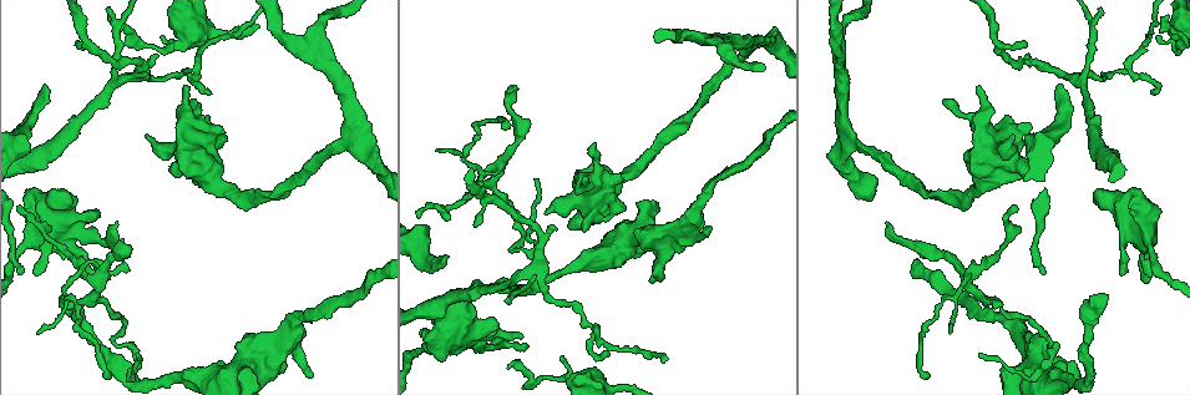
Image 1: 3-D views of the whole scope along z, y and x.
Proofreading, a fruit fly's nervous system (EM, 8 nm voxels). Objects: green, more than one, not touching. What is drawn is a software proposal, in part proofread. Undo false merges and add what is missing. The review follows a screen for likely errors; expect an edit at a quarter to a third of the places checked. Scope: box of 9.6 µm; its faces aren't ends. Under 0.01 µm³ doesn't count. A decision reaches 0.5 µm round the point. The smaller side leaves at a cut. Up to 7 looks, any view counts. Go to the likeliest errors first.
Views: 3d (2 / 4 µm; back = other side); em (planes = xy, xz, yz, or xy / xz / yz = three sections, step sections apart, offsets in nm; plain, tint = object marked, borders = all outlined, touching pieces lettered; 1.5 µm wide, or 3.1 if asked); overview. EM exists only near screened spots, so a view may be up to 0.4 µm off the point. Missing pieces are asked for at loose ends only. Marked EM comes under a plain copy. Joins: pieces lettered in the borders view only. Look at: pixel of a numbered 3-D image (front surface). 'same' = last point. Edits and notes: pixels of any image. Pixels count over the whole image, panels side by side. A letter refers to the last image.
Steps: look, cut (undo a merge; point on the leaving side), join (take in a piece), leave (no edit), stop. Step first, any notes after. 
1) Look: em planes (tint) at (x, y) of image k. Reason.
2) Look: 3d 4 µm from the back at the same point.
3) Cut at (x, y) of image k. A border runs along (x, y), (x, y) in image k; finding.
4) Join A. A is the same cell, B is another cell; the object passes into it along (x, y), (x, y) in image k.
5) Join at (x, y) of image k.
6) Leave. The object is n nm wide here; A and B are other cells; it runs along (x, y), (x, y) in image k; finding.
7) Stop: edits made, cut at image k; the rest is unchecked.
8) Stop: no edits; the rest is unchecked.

Look: 3d 4 µm at (1007, 117) of image 1. Stops while still wide.

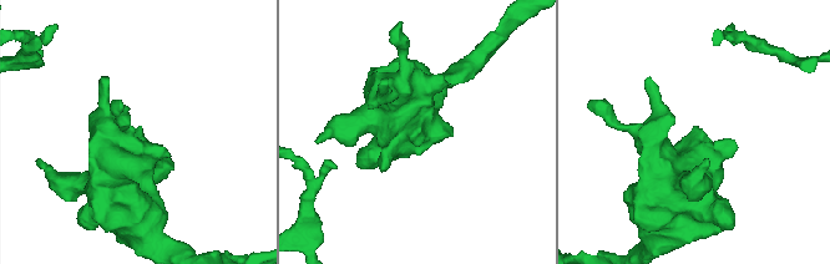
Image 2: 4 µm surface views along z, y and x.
Look: em xz step 8 (borders) at (139, 126) of image 2. Shape alone is not enough.

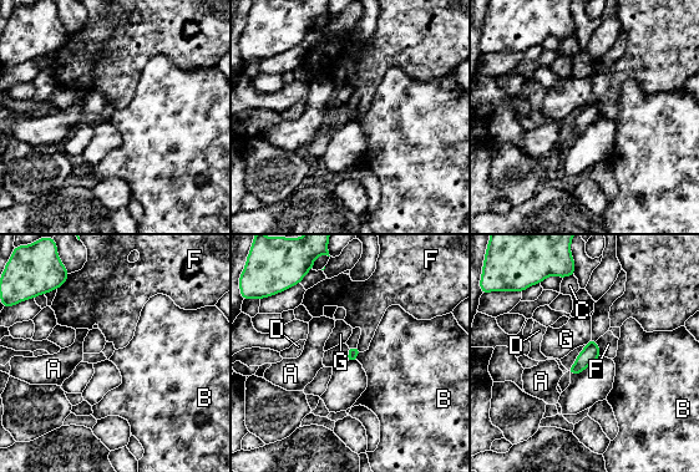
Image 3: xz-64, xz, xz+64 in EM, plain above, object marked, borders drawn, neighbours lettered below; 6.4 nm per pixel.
Leave. The longest contact is with F, 110 nm; A, B, C, D, F and G are other cells; a border runs along (359, 353), (354, 359) in image 3; none of them fits.

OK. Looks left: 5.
Look: 3d 4 µm at (110, 18) of image 1. Thin end.

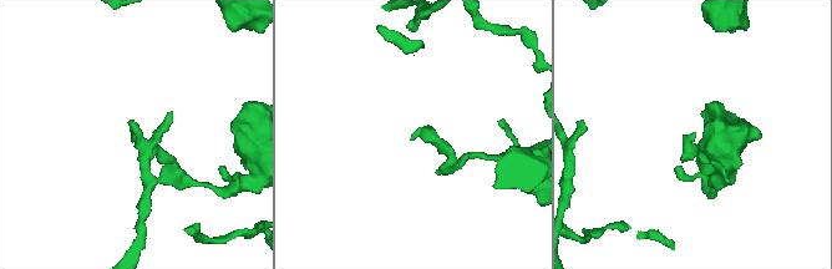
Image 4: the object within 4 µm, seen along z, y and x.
Look: em xz step 4 (tint) at (132, 136) of image 4. Shape alone is not enough.

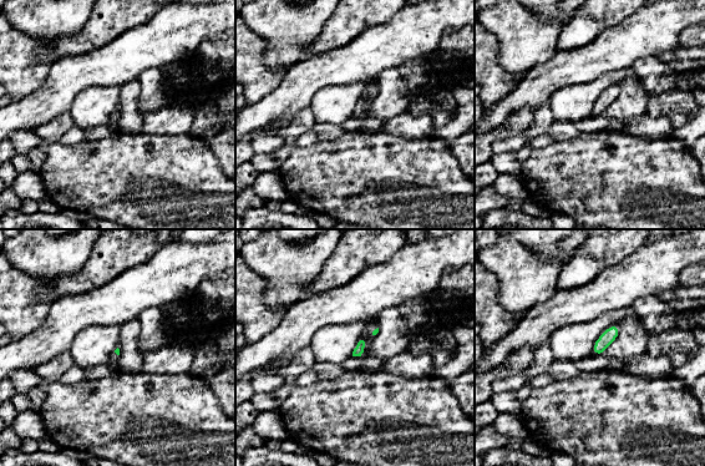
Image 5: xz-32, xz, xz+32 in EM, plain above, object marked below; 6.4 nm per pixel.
Look: em planes (borders) at the same point.

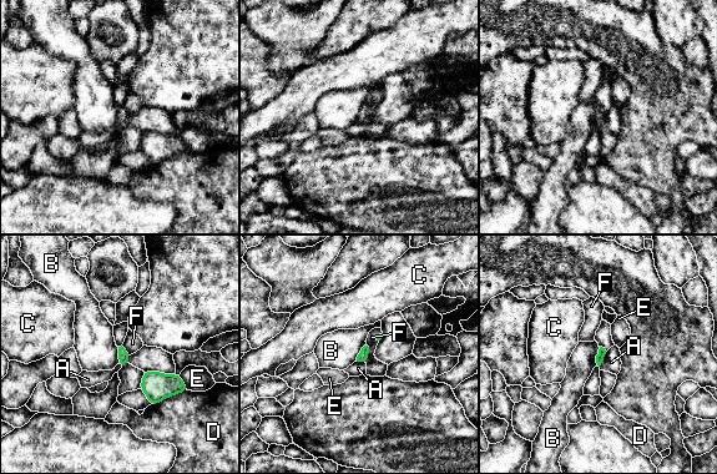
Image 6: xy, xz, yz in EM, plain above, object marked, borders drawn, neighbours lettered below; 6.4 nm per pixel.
Leave. The longest contact is with D, 280 nm; A, B, C, D, E and F are other cells; a border runs along (365, 342), (356, 361) in image 6; none of them fits.

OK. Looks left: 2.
Look: 3d 4 µm at (1050, 340) of image 1. Abrupt turn.

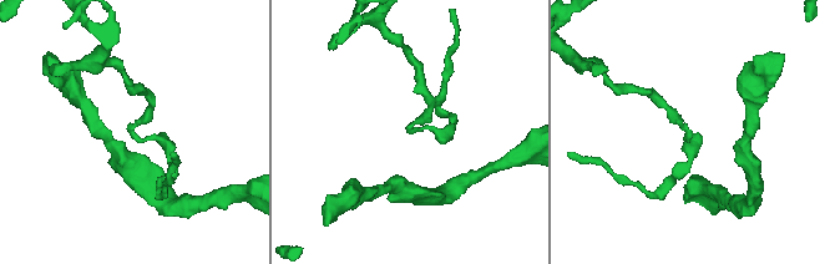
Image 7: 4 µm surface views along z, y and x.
Look: em xz step 4 (borders) at (686, 130) of image 7.

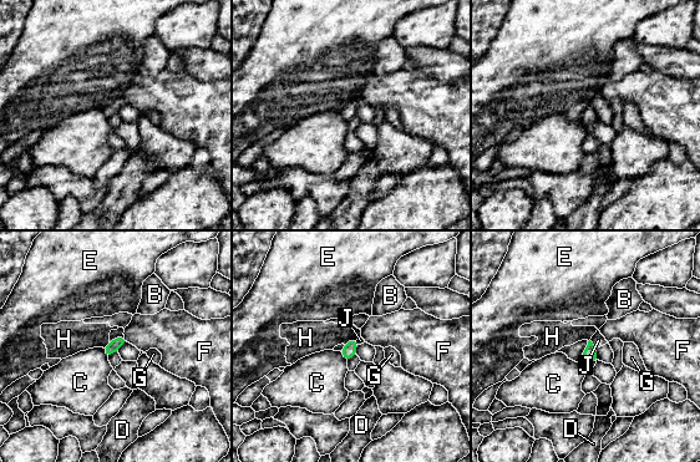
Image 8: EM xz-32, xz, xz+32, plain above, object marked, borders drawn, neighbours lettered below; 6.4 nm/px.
Leave. The longest contact is with H, 100 nm; B, C, D, E, F, G, H and J are other cells; all the same cell.

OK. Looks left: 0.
Stop: no edits; the rest is unchecked.

